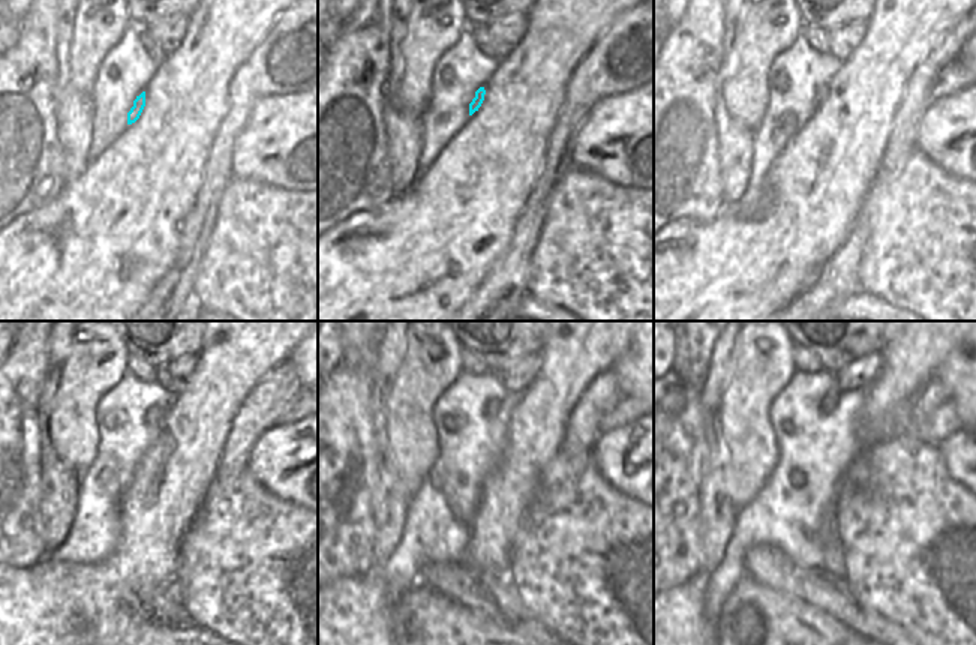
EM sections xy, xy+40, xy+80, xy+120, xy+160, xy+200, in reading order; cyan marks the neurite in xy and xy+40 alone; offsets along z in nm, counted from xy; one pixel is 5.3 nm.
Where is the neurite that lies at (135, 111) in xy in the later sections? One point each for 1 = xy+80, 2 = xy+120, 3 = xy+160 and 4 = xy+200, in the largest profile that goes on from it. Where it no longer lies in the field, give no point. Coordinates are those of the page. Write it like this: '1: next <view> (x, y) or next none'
1: next xy+80 (822, 90)
2: next xy+120 (153, 414)
3: next xy+160 (492, 407)
4: next xy+200 (828, 404)

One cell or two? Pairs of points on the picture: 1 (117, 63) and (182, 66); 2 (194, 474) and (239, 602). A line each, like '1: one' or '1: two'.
1: two
2: two

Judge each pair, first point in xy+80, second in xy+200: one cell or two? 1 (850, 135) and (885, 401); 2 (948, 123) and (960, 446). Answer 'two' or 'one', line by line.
1: one
2: one

